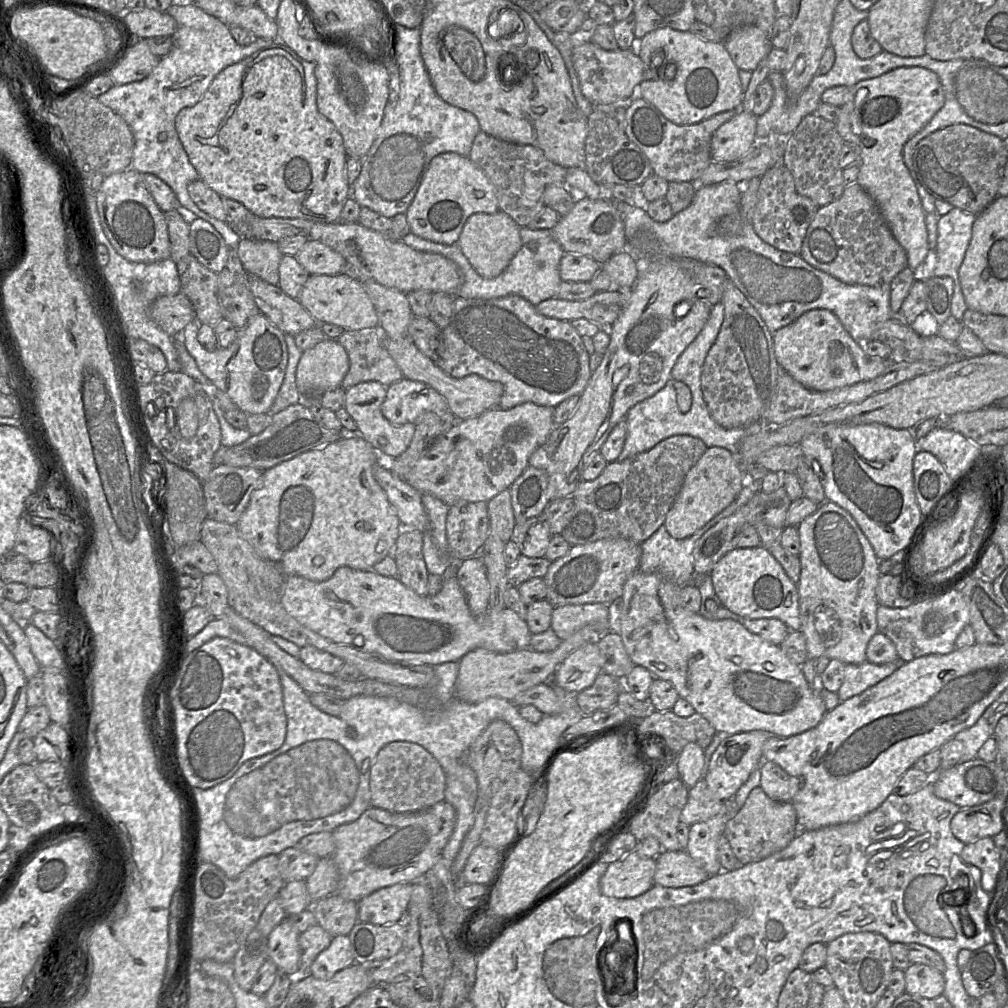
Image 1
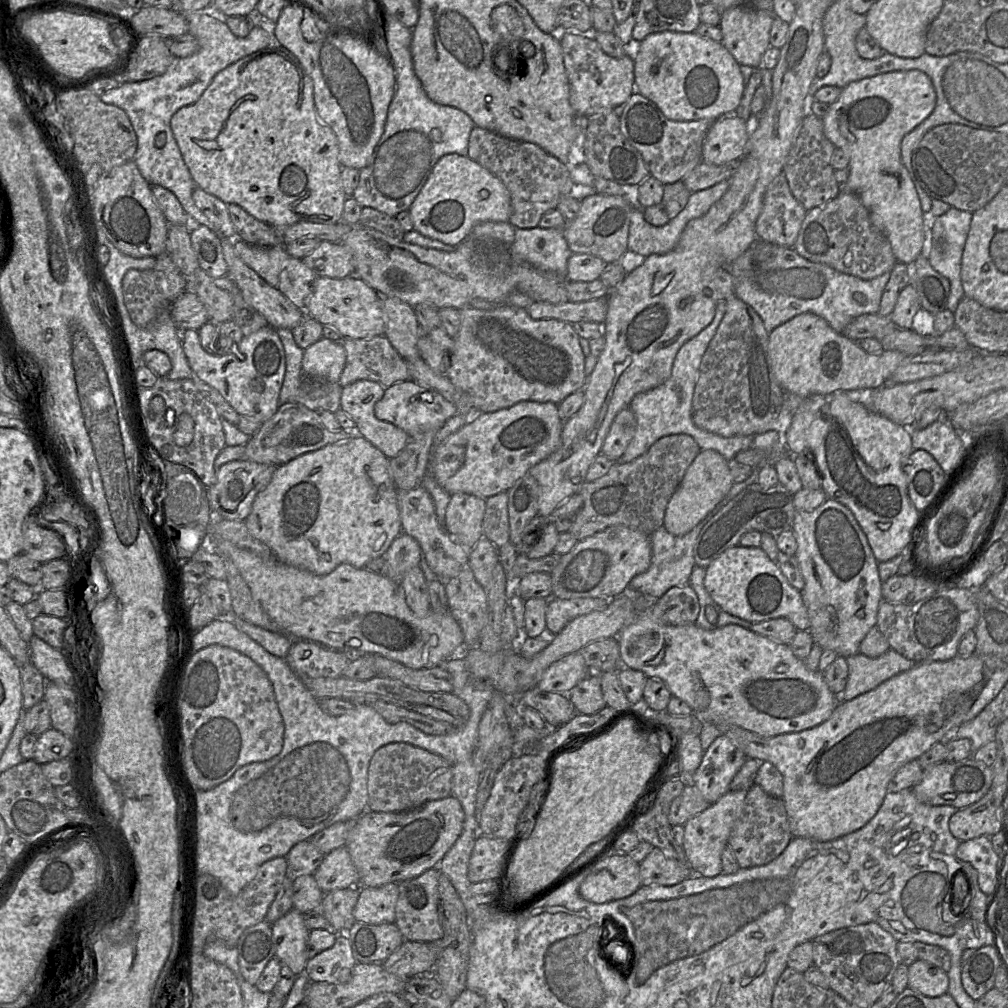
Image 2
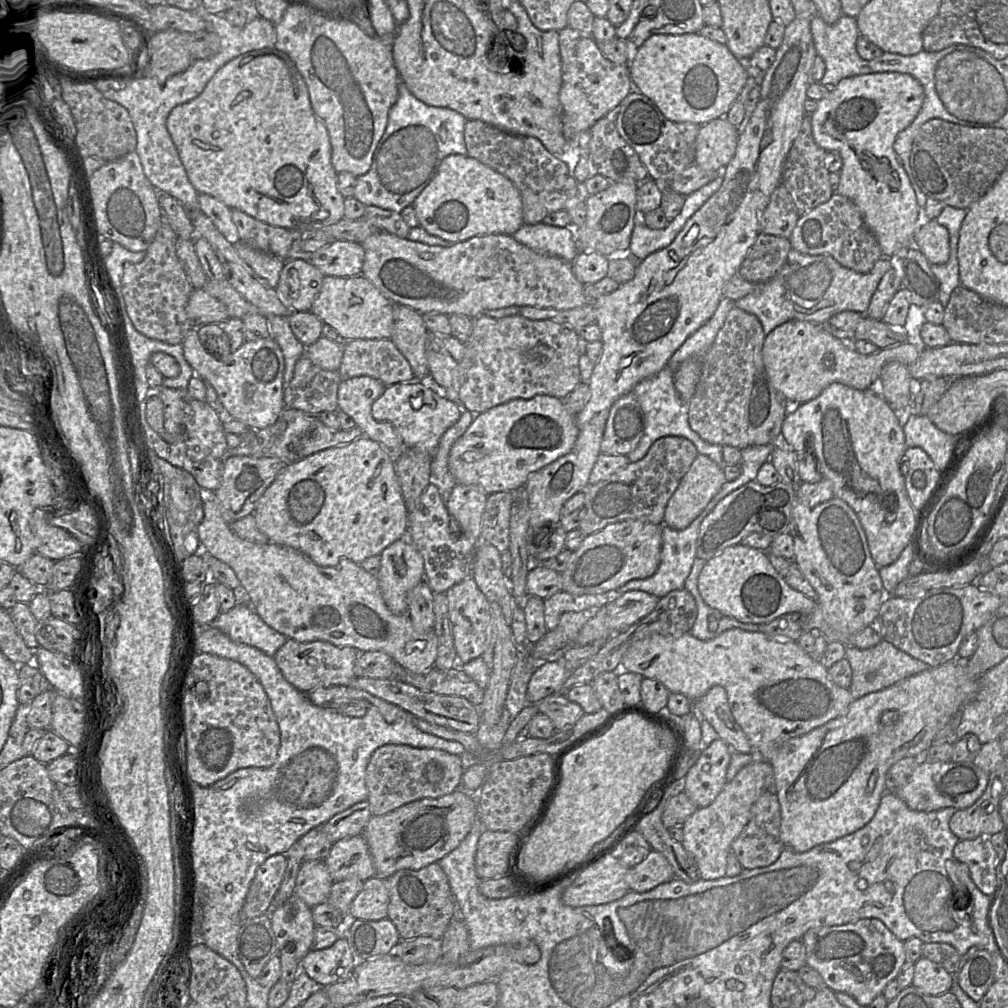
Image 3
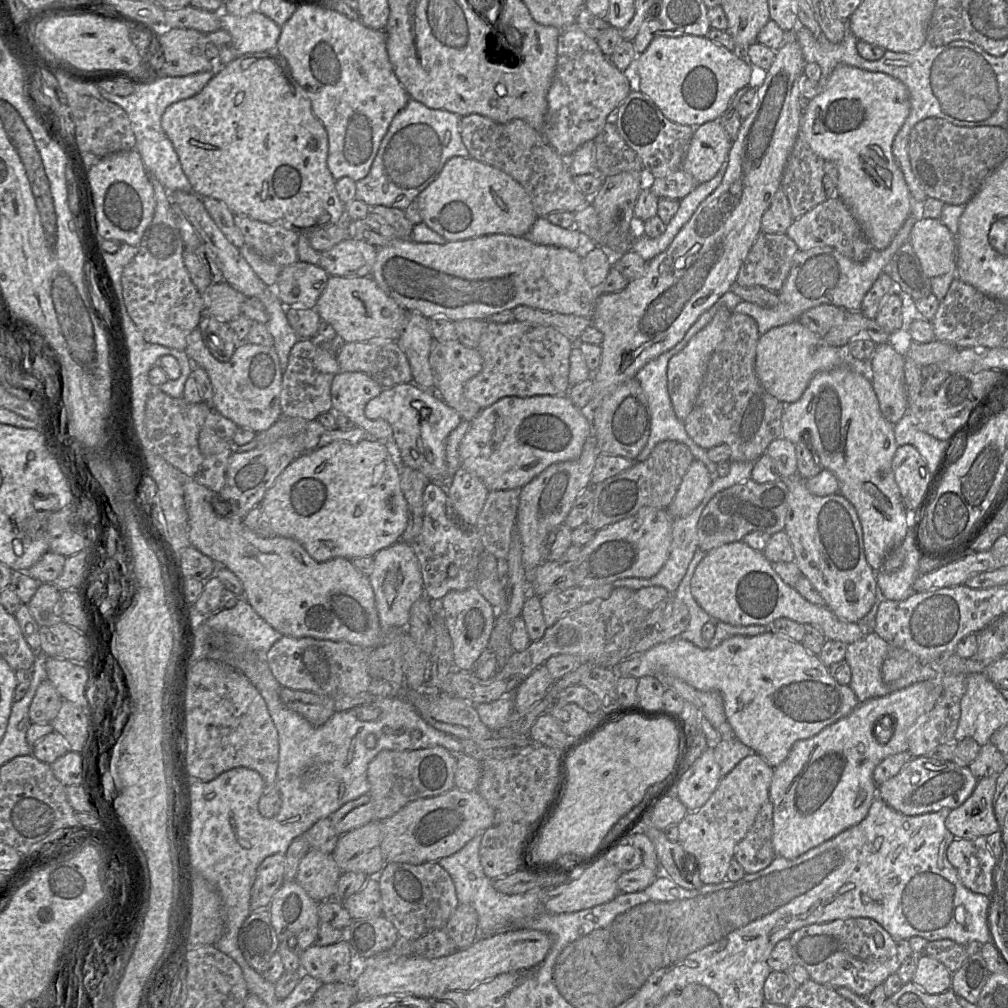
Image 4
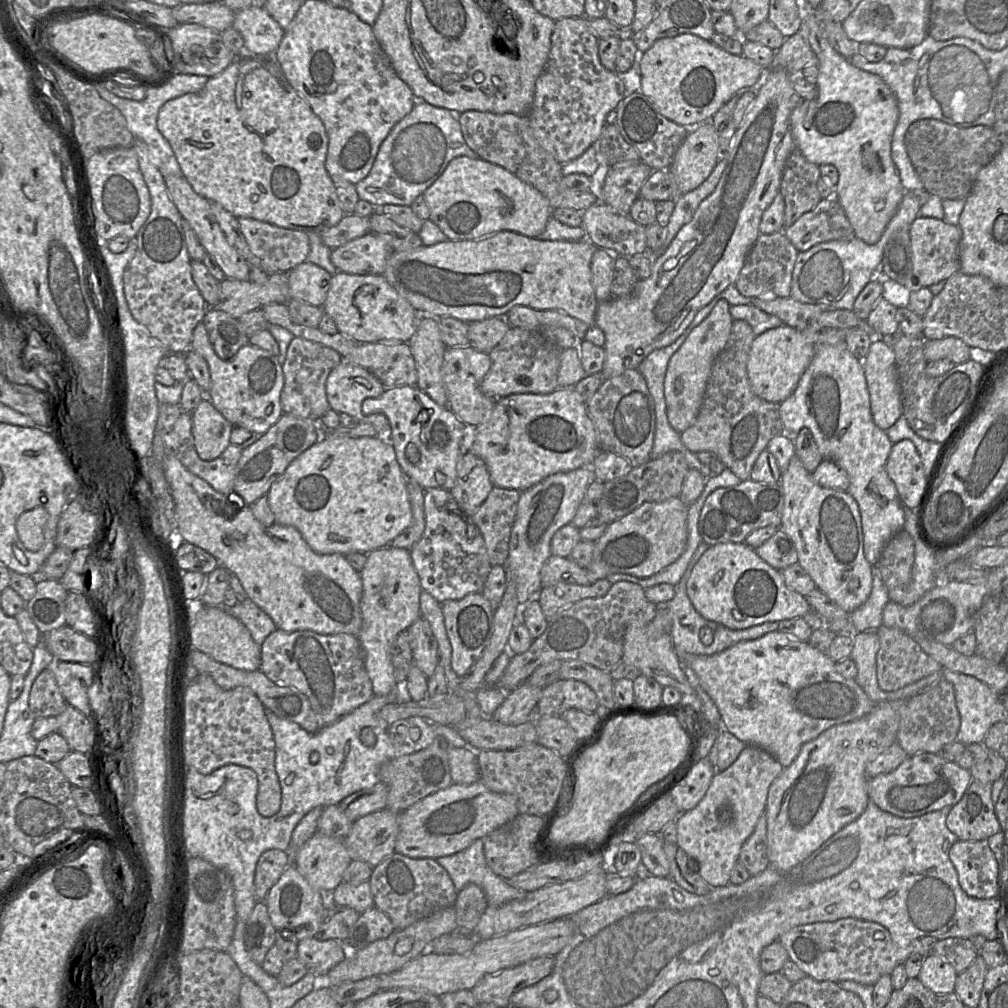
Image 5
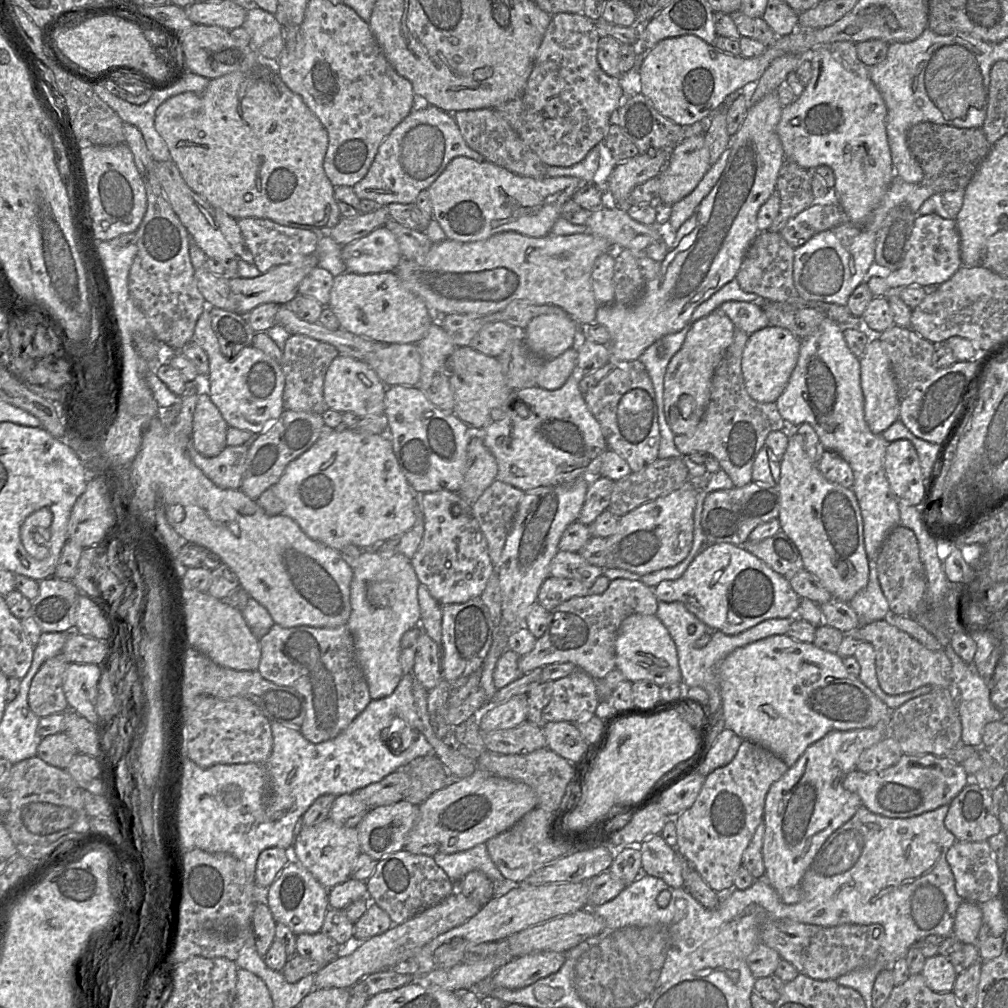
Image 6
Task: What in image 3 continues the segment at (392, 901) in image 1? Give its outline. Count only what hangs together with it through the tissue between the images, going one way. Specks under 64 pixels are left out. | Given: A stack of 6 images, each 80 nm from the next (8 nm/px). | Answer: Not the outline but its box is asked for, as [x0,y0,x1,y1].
[348,876,389,921]

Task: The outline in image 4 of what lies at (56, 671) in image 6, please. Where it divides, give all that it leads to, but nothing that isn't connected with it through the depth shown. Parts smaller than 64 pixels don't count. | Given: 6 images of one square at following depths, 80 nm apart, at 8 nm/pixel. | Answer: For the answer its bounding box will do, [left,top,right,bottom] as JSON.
[29,679,62,724]

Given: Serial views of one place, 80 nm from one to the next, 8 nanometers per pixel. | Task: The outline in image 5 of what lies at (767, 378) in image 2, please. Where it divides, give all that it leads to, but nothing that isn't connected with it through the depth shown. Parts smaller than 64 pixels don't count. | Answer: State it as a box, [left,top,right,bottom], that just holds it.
[680,320,785,481]

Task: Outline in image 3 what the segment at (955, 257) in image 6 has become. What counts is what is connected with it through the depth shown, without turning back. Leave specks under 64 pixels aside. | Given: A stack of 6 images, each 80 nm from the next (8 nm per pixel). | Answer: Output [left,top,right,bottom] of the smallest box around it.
[914,219,949,264]

